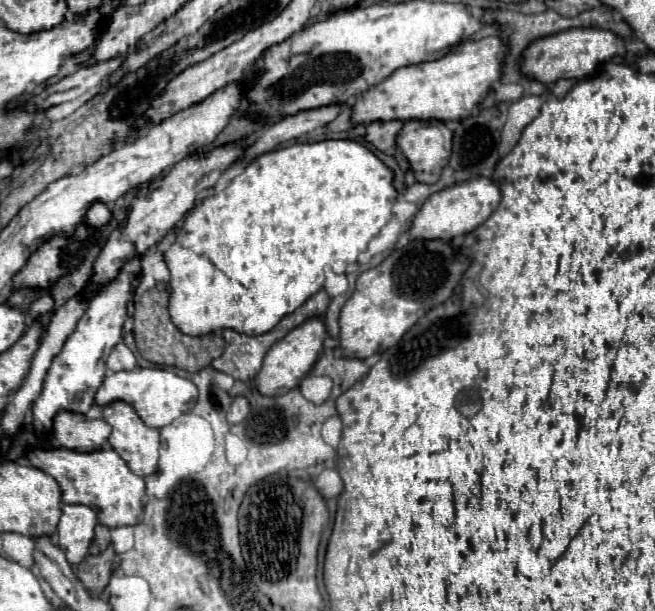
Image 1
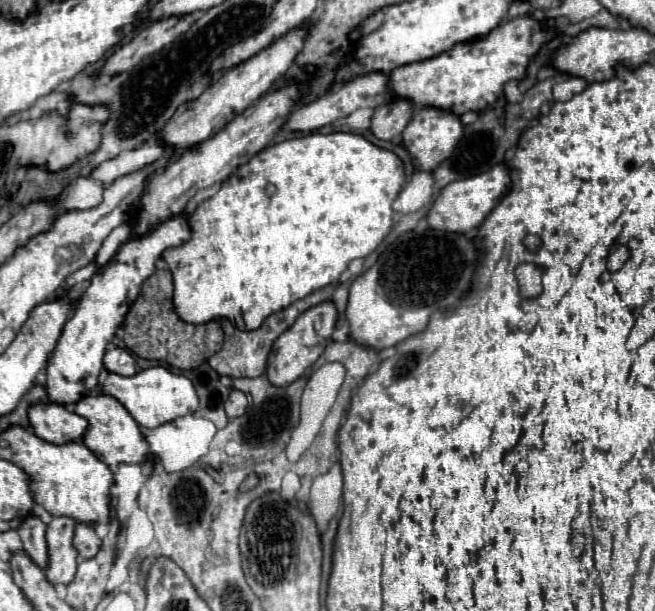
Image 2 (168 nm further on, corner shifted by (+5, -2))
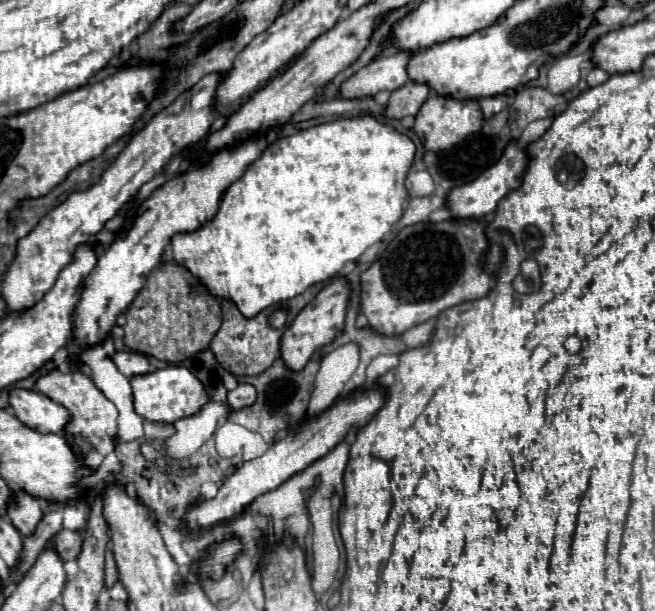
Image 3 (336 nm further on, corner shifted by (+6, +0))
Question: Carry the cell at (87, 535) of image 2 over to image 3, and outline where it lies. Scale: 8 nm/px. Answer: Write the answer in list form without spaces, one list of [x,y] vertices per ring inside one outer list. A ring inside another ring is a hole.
[[[61,530],[57,532],[57,536],[53,536],[53,546],[57,548],[57,554],[61,556],[61,560],[77,558],[81,552],[81,542],[83,542],[81,534],[71,530]]]

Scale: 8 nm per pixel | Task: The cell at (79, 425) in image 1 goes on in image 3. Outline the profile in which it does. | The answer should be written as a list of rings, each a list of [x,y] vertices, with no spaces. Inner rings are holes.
[[[13,388],[9,392],[9,404],[15,416],[25,426],[39,430],[39,432],[61,434],[65,424],[69,422],[69,412],[61,404],[49,400],[37,390]]]

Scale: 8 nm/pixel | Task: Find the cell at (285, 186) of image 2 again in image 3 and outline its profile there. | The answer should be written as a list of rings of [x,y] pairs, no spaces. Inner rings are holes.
[[[359,114],[359,116],[353,116],[353,118],[339,118],[339,120],[325,122],[325,124],[319,124],[319,126],[311,126],[311,128],[299,130],[299,132],[295,132],[291,136],[279,138],[277,142],[273,142],[263,152],[263,156],[259,160],[255,160],[245,170],[245,174],[237,182],[233,182],[225,190],[225,194],[221,198],[221,208],[219,208],[219,212],[217,212],[217,216],[213,220],[209,220],[207,224],[203,224],[197,230],[193,230],[191,236],[189,236],[189,232],[183,232],[183,234],[175,234],[171,238],[173,258],[175,258],[175,262],[179,266],[185,266],[187,270],[191,268],[191,274],[197,276],[199,282],[205,284],[207,290],[213,296],[233,300],[243,316],[253,318],[255,314],[259,314],[267,306],[273,306],[273,304],[283,302],[283,300],[291,300],[291,298],[295,298],[297,294],[305,292],[309,286],[313,286],[317,282],[327,282],[329,278],[337,276],[337,272],[341,272],[341,268],[347,262],[357,260],[369,246],[373,246],[375,242],[383,240],[383,236],[401,218],[401,214],[405,210],[405,204],[409,200],[407,188],[405,188],[405,178],[407,178],[407,172],[409,172],[409,168],[413,164],[413,156],[415,156],[413,140],[409,136],[397,132],[393,126],[377,122],[371,114]]]

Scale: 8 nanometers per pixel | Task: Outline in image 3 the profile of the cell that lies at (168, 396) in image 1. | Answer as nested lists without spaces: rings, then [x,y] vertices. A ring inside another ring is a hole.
[[[167,366],[163,370],[155,370],[151,374],[145,376],[137,376],[131,378],[131,386],[133,386],[133,396],[135,396],[135,412],[151,422],[177,422],[181,418],[193,416],[195,412],[199,412],[207,402],[209,396],[201,384],[201,380],[197,380],[195,374],[191,374],[185,366]]]

